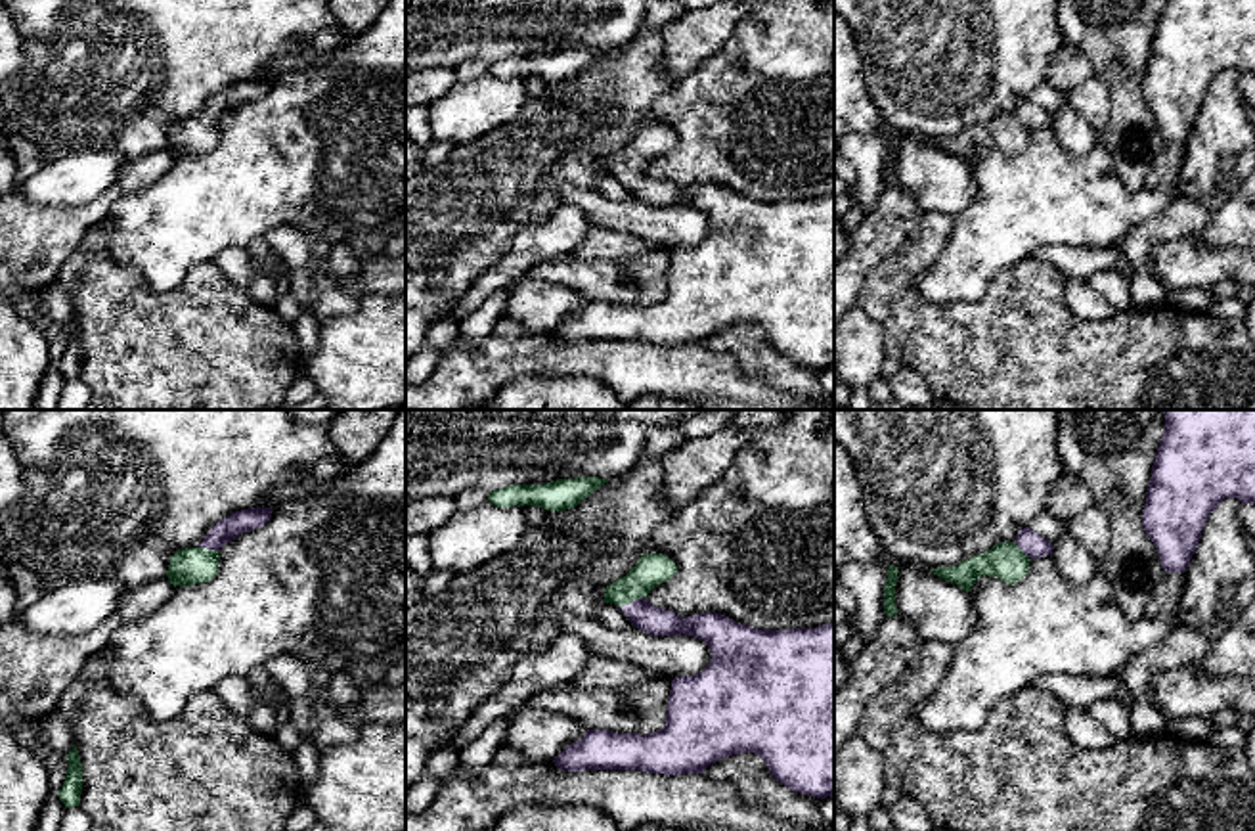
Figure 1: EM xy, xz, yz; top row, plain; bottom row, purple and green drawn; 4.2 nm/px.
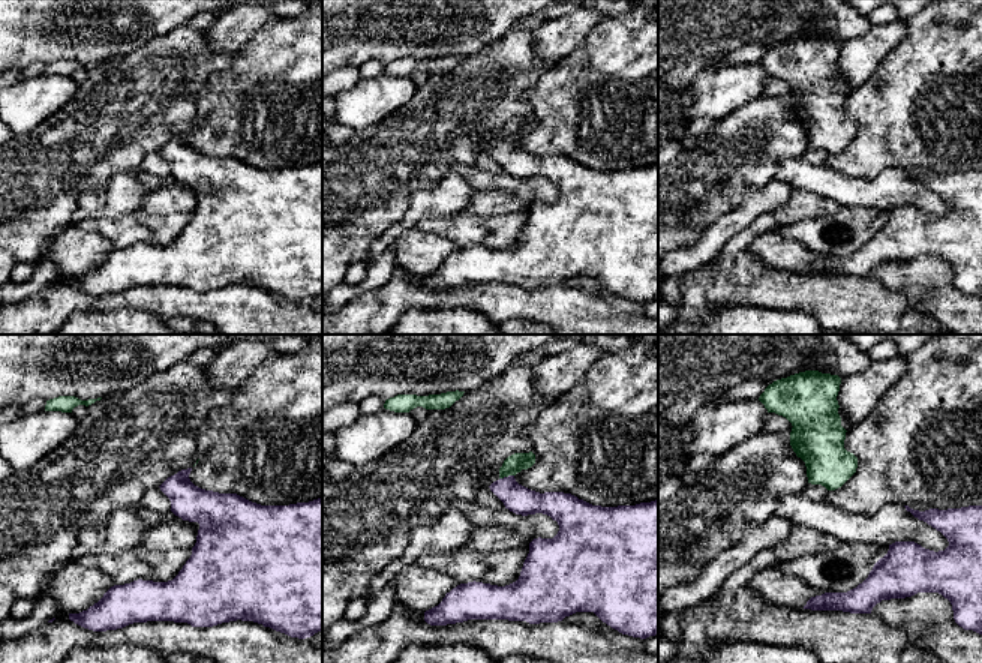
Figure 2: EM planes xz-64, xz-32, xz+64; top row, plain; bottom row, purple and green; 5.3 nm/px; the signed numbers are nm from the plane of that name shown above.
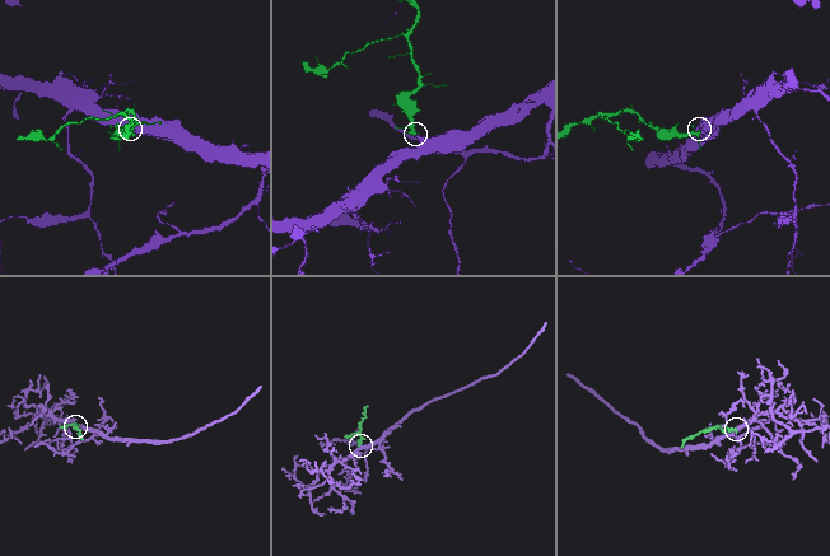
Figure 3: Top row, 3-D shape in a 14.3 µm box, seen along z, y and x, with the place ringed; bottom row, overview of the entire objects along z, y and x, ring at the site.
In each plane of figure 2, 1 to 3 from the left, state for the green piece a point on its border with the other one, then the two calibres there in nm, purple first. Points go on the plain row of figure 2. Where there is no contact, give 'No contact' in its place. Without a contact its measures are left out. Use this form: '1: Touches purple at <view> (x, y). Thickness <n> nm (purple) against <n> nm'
1: No contact
2: Touches purple at xz-32 (505, 141). Thickness 150 nm (purple) against 100 nm
3: No contact

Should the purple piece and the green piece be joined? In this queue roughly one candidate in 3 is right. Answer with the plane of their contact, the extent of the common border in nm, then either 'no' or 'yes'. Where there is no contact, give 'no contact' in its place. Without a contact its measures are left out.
xz | 120 nm | yes

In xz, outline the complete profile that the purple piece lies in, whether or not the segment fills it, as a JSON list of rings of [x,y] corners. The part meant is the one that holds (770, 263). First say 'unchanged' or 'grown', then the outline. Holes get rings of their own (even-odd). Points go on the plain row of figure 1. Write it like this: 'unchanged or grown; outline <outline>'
grown; outline [[[645,124],[635,138],[605,159],[605,174],[618,176],[635,199],[650,207],[694,207],[710,222],[710,236],[694,247],[672,251],[666,297],[658,303],[614,304],[587,301],[553,333],[564,343],[641,341],[649,345],[704,345],[721,329],[754,324],[788,360],[817,370],[834,368],[834,193],[817,199],[758,201],[717,184],[677,188],[647,172],[677,136]]]

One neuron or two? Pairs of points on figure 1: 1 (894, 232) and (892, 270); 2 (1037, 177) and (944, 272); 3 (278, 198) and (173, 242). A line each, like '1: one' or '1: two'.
1: two
2: one
3: one

